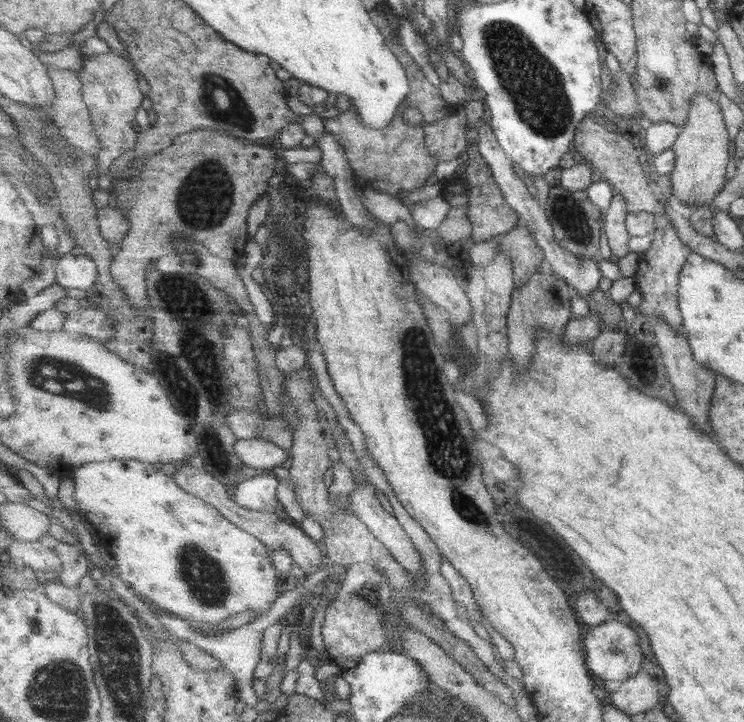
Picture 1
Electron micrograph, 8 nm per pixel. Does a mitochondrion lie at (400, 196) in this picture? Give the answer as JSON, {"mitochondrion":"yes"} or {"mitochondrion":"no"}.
{"mitochondrion":"no"}

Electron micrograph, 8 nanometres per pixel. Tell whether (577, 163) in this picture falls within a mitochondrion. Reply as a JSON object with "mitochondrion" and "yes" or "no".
{"mitochondrion":"no"}

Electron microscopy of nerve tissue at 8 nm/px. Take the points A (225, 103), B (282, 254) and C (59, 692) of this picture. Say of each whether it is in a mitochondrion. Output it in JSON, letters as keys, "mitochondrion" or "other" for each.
{"A":"mitochondrion","B":"mitochondrion","C":"mitochondrion"}

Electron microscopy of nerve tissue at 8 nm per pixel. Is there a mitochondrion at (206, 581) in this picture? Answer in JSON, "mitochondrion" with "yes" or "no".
{"mitochondrion":"yes"}

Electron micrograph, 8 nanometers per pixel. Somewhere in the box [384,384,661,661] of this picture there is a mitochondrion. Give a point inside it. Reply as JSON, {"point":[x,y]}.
{"point":[537,575]}

